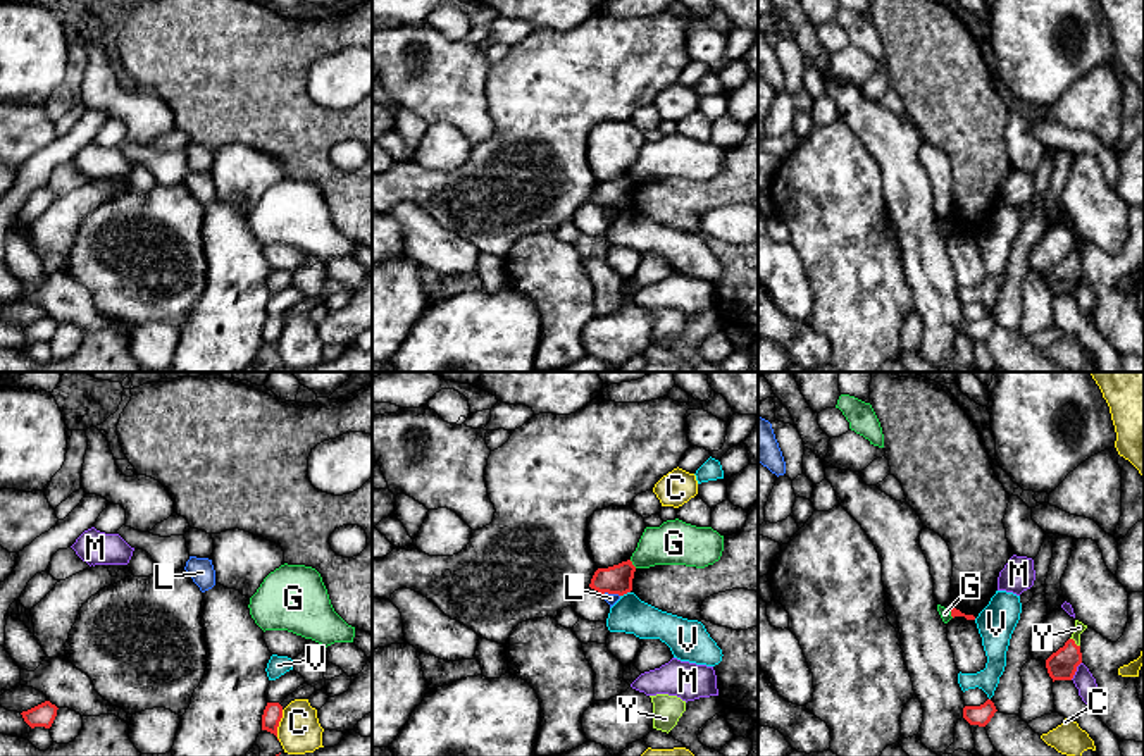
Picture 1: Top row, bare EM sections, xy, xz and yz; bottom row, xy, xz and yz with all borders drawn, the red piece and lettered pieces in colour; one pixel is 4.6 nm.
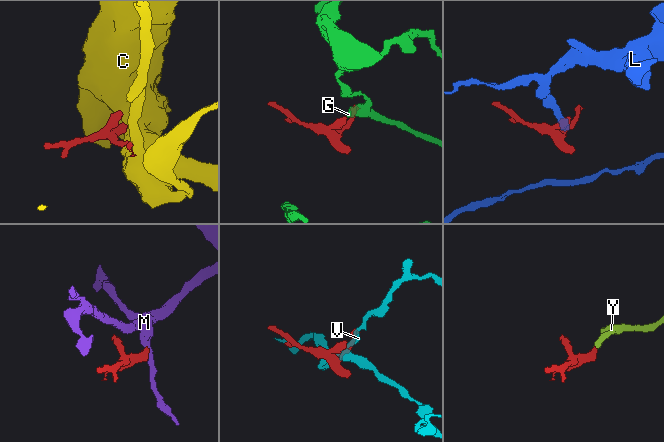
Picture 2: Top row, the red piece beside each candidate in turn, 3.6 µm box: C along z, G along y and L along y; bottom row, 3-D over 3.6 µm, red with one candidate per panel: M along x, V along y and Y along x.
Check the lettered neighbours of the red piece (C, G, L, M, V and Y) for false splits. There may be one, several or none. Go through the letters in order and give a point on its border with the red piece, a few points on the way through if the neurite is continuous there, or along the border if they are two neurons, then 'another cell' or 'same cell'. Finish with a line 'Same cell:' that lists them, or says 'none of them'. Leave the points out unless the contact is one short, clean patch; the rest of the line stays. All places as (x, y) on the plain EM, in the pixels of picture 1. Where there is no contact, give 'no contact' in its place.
C: xy (278, 340) | along xy (283, 324), (278, 353) | another cell
G: xz (631, 178) | along xz (629, 174), (636, 181) | another cell
L: xz (612, 207) | same cell
M: yz (1075, 285) | along yz (1081, 276), (1070, 293) | another cell
V: xz (624, 207) | another cell
Y: yz (1074, 257) | another cell
Same cell: L

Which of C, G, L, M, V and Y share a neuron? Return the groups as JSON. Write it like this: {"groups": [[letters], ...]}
{"groups": [["C"], ["G"], ["L"], ["M"], ["V"], ["Y"]]}

